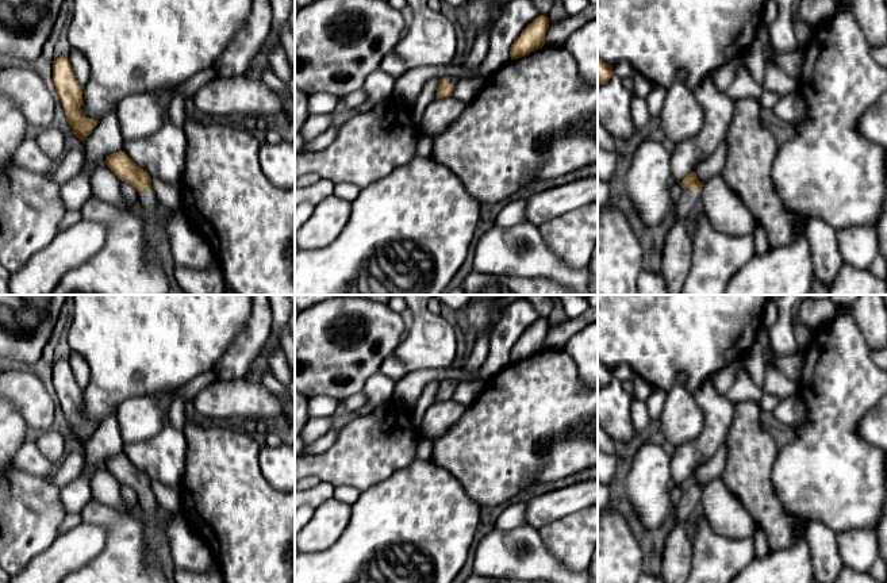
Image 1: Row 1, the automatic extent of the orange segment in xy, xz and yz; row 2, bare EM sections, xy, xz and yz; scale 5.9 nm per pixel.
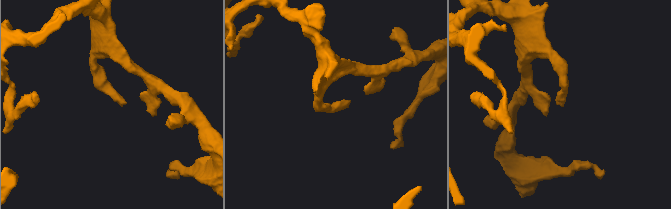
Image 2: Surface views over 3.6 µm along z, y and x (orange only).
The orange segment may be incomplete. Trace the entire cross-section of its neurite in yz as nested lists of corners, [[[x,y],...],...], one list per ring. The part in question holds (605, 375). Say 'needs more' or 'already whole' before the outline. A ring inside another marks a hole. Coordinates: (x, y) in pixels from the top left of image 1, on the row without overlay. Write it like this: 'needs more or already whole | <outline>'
already whole | [[[598,360],[598,390],[607,386],[613,380],[613,369],[604,367],[599,360]]]

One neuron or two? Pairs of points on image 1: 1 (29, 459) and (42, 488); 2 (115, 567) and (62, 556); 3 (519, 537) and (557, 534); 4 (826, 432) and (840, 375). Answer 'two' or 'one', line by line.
1: two
2: two
3: two
4: one

